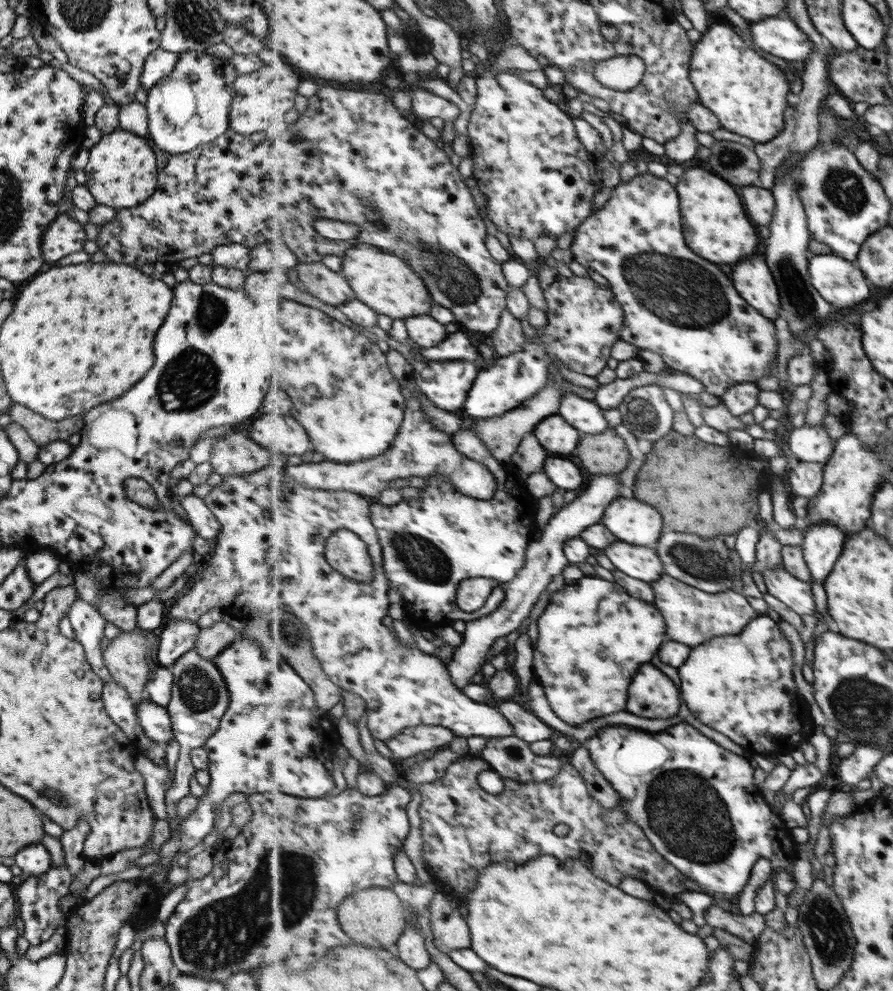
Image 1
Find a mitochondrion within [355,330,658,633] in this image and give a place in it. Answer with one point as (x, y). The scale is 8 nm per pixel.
(421, 558)

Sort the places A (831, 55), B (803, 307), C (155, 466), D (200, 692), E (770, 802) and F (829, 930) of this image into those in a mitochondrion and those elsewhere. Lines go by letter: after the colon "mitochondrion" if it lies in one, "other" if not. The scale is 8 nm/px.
A: other
B: mitochondrion
C: other
D: mitochondrion
E: other
F: mitochondrion

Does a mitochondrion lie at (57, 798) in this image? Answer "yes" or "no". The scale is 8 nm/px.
yes

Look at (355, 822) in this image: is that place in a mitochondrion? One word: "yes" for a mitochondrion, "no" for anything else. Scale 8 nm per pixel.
yes

